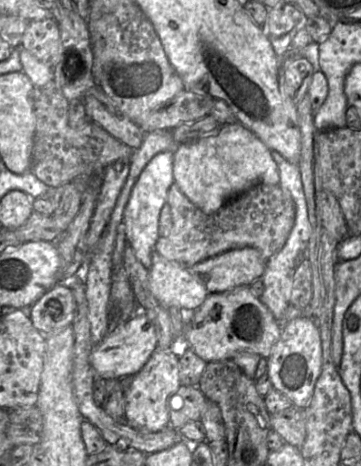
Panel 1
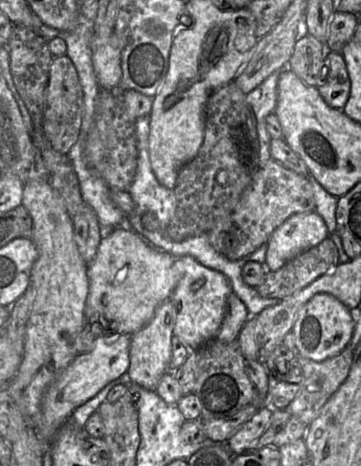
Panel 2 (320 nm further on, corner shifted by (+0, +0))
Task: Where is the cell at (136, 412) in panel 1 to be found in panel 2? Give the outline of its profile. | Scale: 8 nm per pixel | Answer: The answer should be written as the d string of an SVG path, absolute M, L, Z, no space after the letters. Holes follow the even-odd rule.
M171 298L164 300L156 309L151 321L141 330L131 335L130 365L127 375L144 389L156 391L161 377L170 371L172 337L176 322L176 309Z

